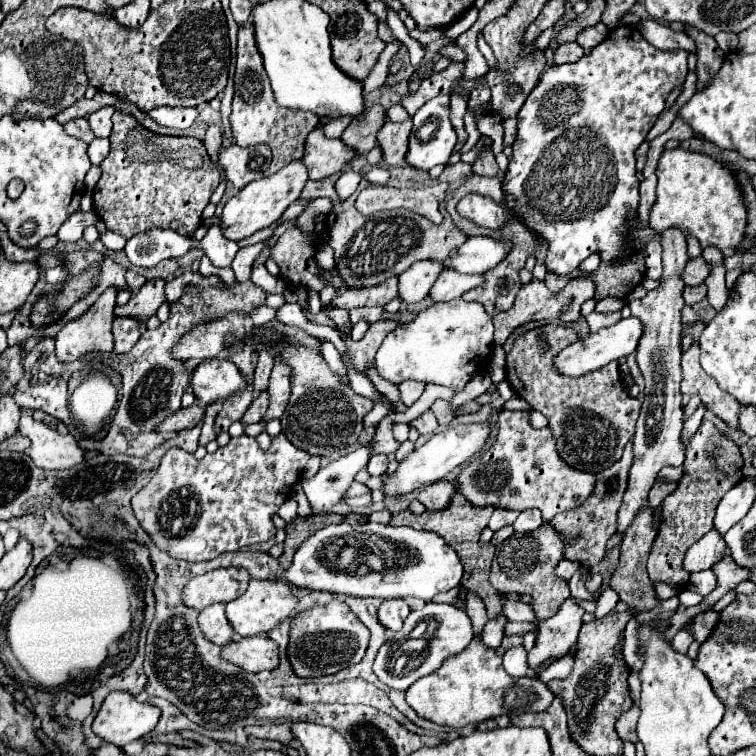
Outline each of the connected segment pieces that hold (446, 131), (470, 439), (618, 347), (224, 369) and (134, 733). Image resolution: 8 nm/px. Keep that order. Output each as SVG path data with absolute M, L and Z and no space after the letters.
M438 95L434 99L430 99L416 115L414 115L414 127L410 133L410 141L408 141L408 153L406 153L406 163L412 169L418 171L430 171L432 167L446 163L452 155L452 149L456 145L456 133L450 125L448 119L450 113L450 95Z
M478 423L478 425L454 425L450 429L446 429L444 433L434 435L430 441L426 441L422 447L414 449L412 453L408 453L400 463L398 469L390 475L384 473L382 475L382 493L386 501L394 501L400 499L404 495L414 493L416 489L430 485L438 479L442 479L446 473L454 471L456 467L468 463L476 453L482 451L486 439L488 439L488 423Z
M636 317L620 319L612 327L604 327L600 331L596 331L596 333L590 333L588 337L580 337L572 345L566 345L554 357L554 369L558 369L560 375L582 377L582 375L586 375L586 373L590 373L594 369L600 369L600 367L608 365L610 361L618 361L620 357L626 357L626 355L634 353L638 341L640 341L640 335L642 335L642 323Z
M208 359L192 371L190 385L196 399L202 403L214 403L244 389L244 375L228 359Z
M114 691L104 699L92 723L92 731L100 739L122 747L134 739L142 739L144 735L148 735L156 727L158 719L158 707L140 703L130 693Z

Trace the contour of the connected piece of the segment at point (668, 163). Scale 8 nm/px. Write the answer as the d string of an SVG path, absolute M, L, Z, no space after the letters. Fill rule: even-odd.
M676 147L662 153L656 175L658 199L650 213L650 225L654 231L662 233L668 227L678 227L686 237L696 237L702 249L708 245L716 245L718 249L738 247L738 243L744 239L748 213L740 199L736 177L726 167L704 153Z

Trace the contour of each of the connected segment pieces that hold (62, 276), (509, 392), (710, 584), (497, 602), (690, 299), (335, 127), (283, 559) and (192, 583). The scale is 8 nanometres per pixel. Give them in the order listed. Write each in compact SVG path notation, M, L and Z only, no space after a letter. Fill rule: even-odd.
M58 265L58 267L52 267L52 269L46 269L44 271L44 279L50 283L50 285L56 285L60 281L66 281L68 279L68 269L64 265Z
M503 381L497 385L497 390L500 393L500 398L496 399L500 401L496 407L491 406L493 409L502 408L504 403L508 401L513 395L514 390L507 381Z
M711 569L692 573L688 585L690 585L692 591L696 591L696 593L700 593L700 595L708 595L708 593L712 593L714 587L716 587L716 577L714 577Z
M454 493L452 497L452 503L448 509L440 511L440 513L428 513L424 511L420 515L410 513L410 511L400 511L396 515L392 515L390 519L390 525L392 527L398 527L398 525L408 525L412 529L418 529L418 531L432 531L432 533L438 533L460 557L462 565L464 565L464 575L462 575L462 583L460 587L468 593L476 593L484 605L486 605L486 613L488 613L488 619L494 619L498 615L502 615L502 597L508 597L512 601L520 599L518 593L504 593L500 595L488 581L488 573L490 573L490 563L492 563L492 557L494 557L494 547L492 545L480 545L480 535L484 531L484 527L488 525L490 521L490 515L492 515L492 507L484 507L484 509L478 509L478 507L472 507L460 493Z
M696 285L696 287L686 287L682 291L682 297L686 301L686 305L694 305L702 299L706 299L706 285Z
M338 117L338 119L332 119L328 125L322 127L322 129L324 129L324 135L338 139L338 137L344 133L346 125L348 125L352 119L354 119L354 117Z
M312 515L308 519L294 519L292 523L286 525L286 541L284 541L284 553L280 555L278 563L282 569L288 569L292 555L296 553L298 545L302 541L306 541L314 531L330 525L330 523L340 523L340 521L348 521L348 523L366 523L366 515L348 515L348 517L340 517L340 515Z
M214 569L188 581L182 589L182 605L202 611L214 603L228 603L246 591L248 581L250 575L246 569Z

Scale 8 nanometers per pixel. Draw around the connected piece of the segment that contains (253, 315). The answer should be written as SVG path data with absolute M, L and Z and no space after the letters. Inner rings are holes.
M268 305L256 307L256 309L252 309L250 313L246 313L246 317L250 317L254 325L264 325L264 323L272 321L272 319L274 319L274 315L276 315L276 309L270 309Z

